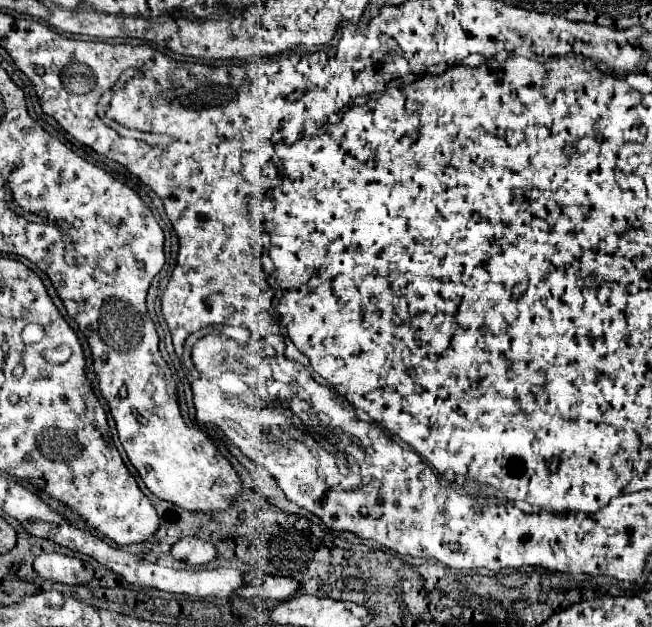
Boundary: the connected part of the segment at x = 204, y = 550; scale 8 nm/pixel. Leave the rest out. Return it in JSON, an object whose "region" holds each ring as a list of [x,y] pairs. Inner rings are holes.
{"region":[[[184,537],[172,547],[172,555],[178,561],[186,561],[190,565],[204,565],[210,563],[218,553],[212,541],[200,537]]]}

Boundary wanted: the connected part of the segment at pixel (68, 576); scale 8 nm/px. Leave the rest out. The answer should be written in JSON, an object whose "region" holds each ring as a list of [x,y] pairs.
{"region":[[[42,553],[34,559],[34,571],[52,581],[60,581],[66,585],[82,585],[90,583],[94,577],[94,569],[84,565],[84,561],[76,557],[68,557],[62,553]]]}

